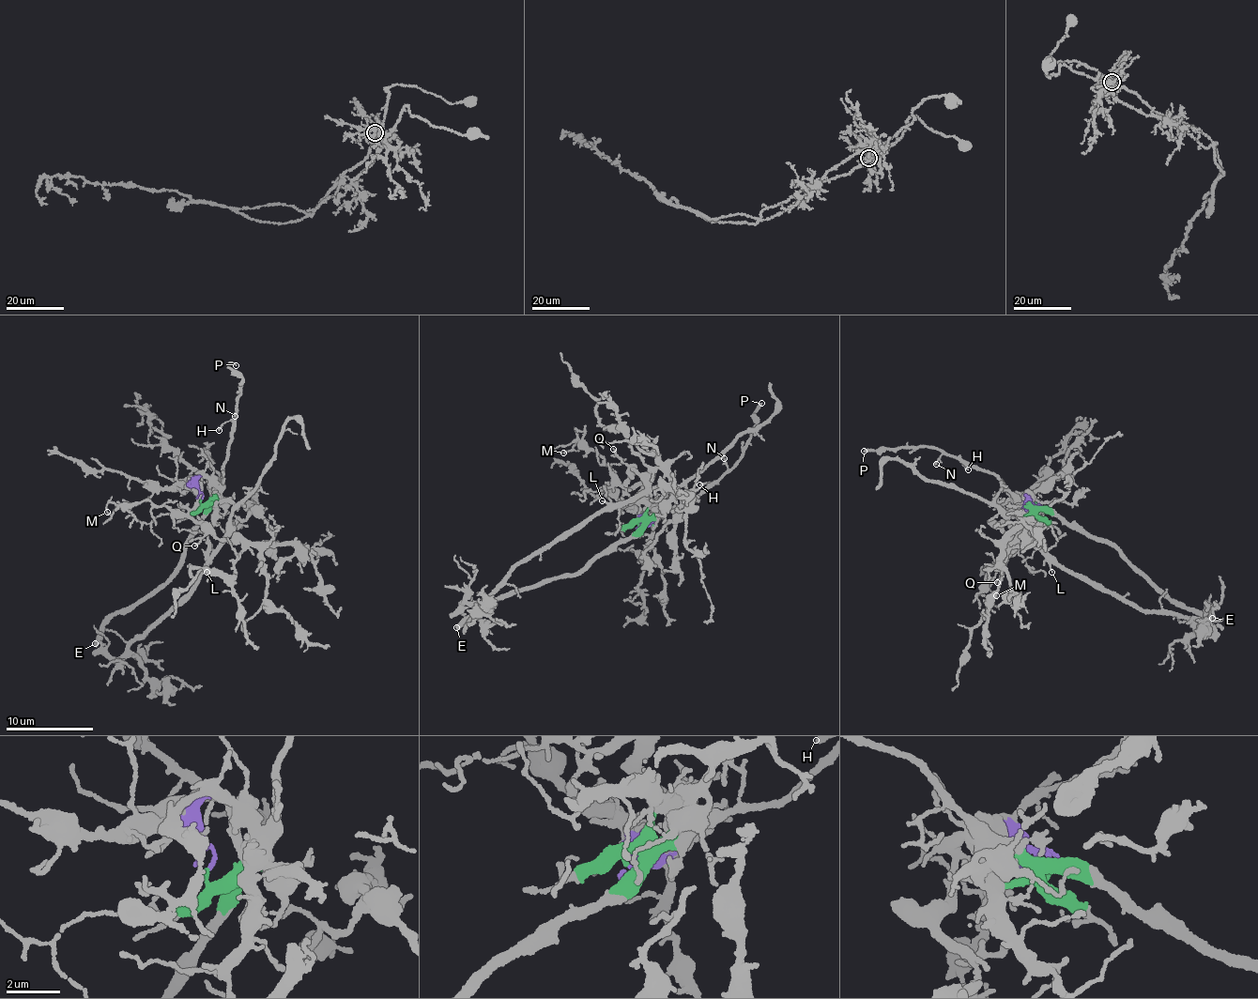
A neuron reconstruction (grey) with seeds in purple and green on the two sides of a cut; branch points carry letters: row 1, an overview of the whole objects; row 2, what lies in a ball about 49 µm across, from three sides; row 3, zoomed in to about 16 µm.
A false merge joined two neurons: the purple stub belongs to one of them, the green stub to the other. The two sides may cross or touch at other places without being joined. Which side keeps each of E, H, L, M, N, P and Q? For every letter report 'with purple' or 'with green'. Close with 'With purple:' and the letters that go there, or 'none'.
E: with green
H: with green
L: with green
M: with purple
N: with green
P: with green
Q: with purple
With purple: M, Q

